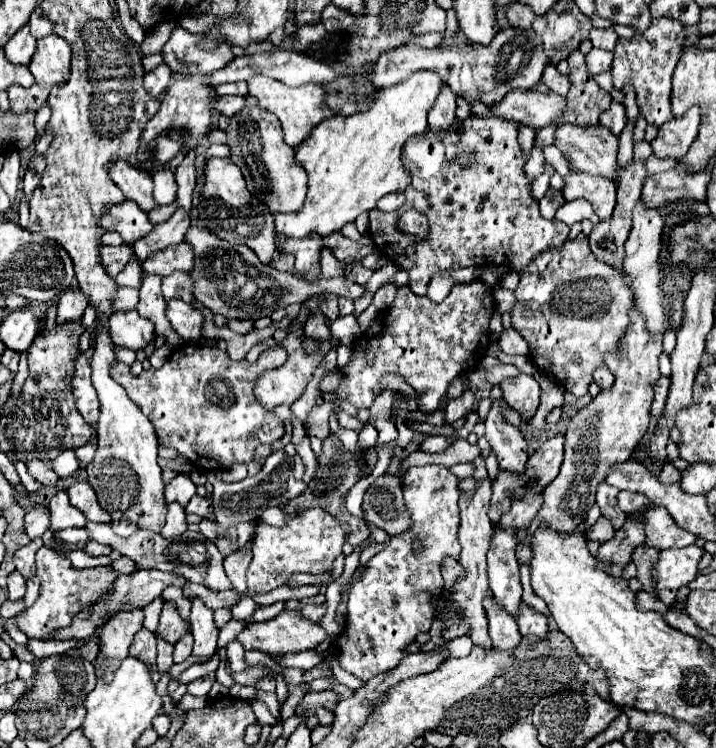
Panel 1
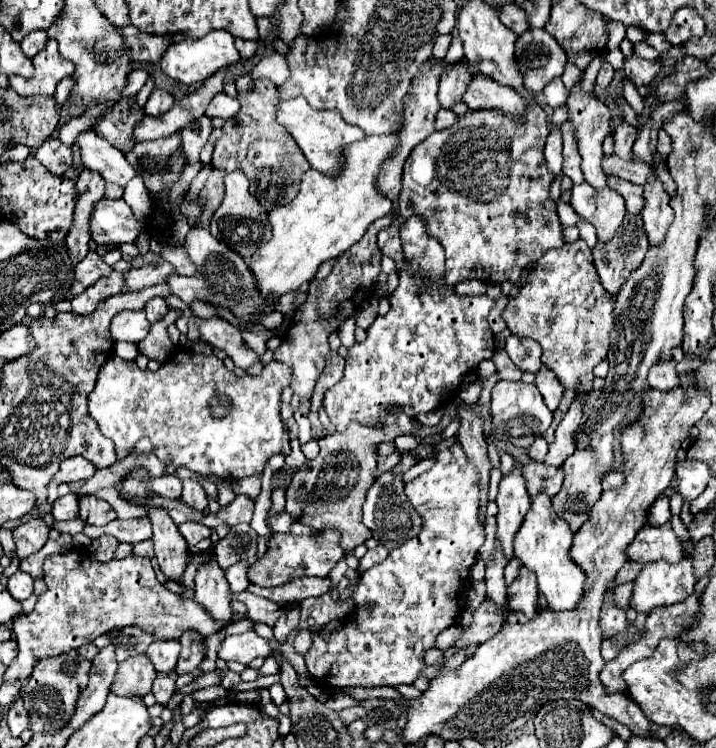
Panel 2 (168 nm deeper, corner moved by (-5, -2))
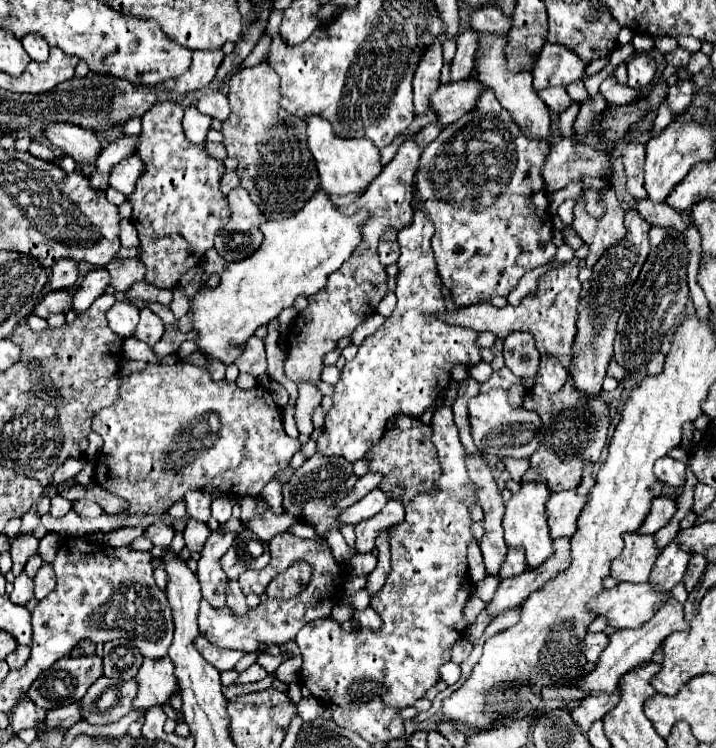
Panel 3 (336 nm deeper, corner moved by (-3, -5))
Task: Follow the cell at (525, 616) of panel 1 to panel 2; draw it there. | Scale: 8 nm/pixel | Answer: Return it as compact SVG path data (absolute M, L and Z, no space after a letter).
M521 569L519 577L509 585L509 605L513 611L523 613L527 619L539 615L539 593L535 585L535 575L529 569Z

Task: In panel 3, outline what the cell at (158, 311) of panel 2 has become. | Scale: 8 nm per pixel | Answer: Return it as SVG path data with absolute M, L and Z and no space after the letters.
M143 308L143 310L141 310L139 324L137 324L135 332L133 332L133 338L143 340L145 344L153 346L153 344L157 344L157 342L161 340L163 330L165 330L163 320L161 320L159 316L155 316L155 314L153 314L149 308Z

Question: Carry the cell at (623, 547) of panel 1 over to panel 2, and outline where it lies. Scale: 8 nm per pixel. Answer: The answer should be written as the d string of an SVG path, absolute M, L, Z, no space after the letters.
M611 581L609 589L605 593L605 601L603 601L603 609L601 609L601 629L603 629L603 637L607 637L607 633L611 633L611 629L625 629L627 627L627 617L625 617L625 609L617 607L613 593L615 593L617 583Z

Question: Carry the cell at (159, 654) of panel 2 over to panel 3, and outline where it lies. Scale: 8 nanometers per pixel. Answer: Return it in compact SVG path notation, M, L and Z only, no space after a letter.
M143 660L143 666L139 668L137 676L137 698L133 700L133 710L149 710L153 706L163 706L175 686L175 674L171 660Z

